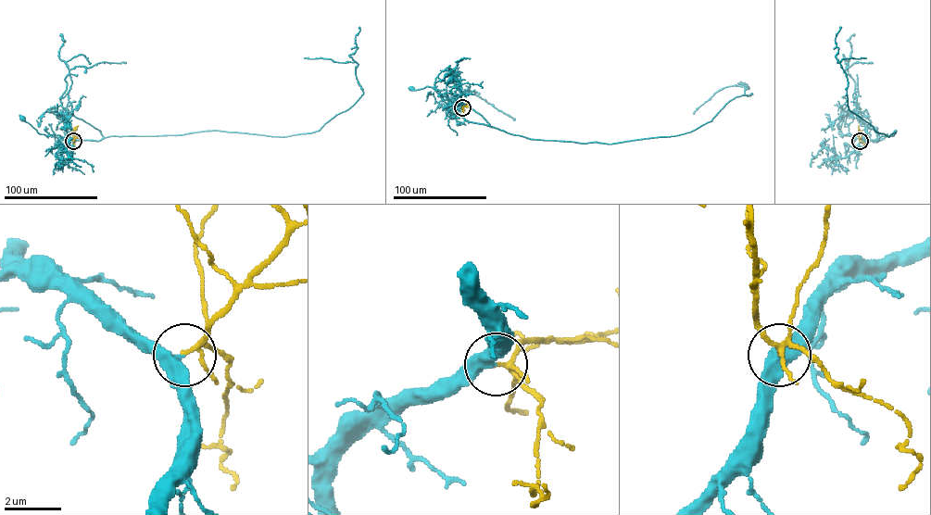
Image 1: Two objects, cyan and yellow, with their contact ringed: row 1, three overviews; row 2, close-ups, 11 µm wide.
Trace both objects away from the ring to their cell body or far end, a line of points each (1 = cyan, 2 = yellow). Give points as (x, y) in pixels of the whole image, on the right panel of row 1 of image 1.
1: (860, 141), (862, 138), (838, 133), (840, 119)
2: (860, 141), (859, 125)

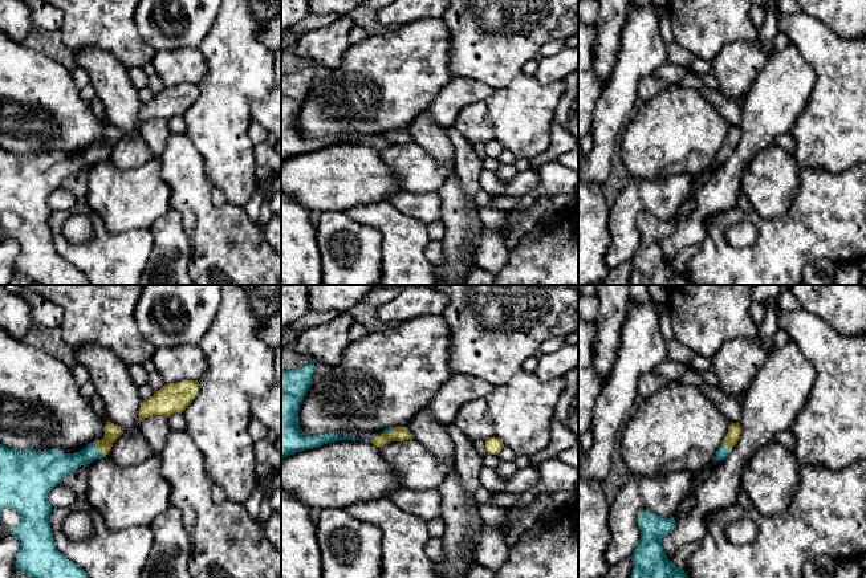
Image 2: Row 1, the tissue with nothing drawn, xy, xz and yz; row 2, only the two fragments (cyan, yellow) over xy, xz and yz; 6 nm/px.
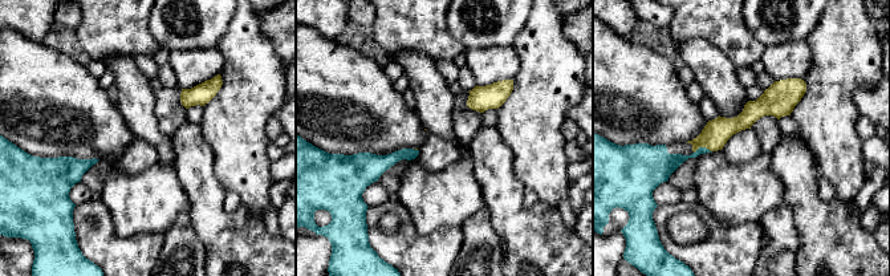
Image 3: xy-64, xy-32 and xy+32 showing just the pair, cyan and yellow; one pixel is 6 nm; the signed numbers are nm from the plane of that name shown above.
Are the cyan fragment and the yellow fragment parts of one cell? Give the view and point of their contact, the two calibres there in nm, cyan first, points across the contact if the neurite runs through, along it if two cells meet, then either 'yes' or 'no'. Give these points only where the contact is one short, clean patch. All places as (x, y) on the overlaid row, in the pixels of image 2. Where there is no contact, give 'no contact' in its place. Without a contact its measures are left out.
xy (98, 450) | 150/100 nm | across xy (60, 464), (80, 459), (98, 450), (109, 439), (112, 431) | yes

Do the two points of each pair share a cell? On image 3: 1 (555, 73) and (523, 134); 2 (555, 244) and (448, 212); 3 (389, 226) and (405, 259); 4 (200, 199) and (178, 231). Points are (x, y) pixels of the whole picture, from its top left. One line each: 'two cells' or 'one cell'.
1: one cell
2: two cells
3: two cells
4: two cells

